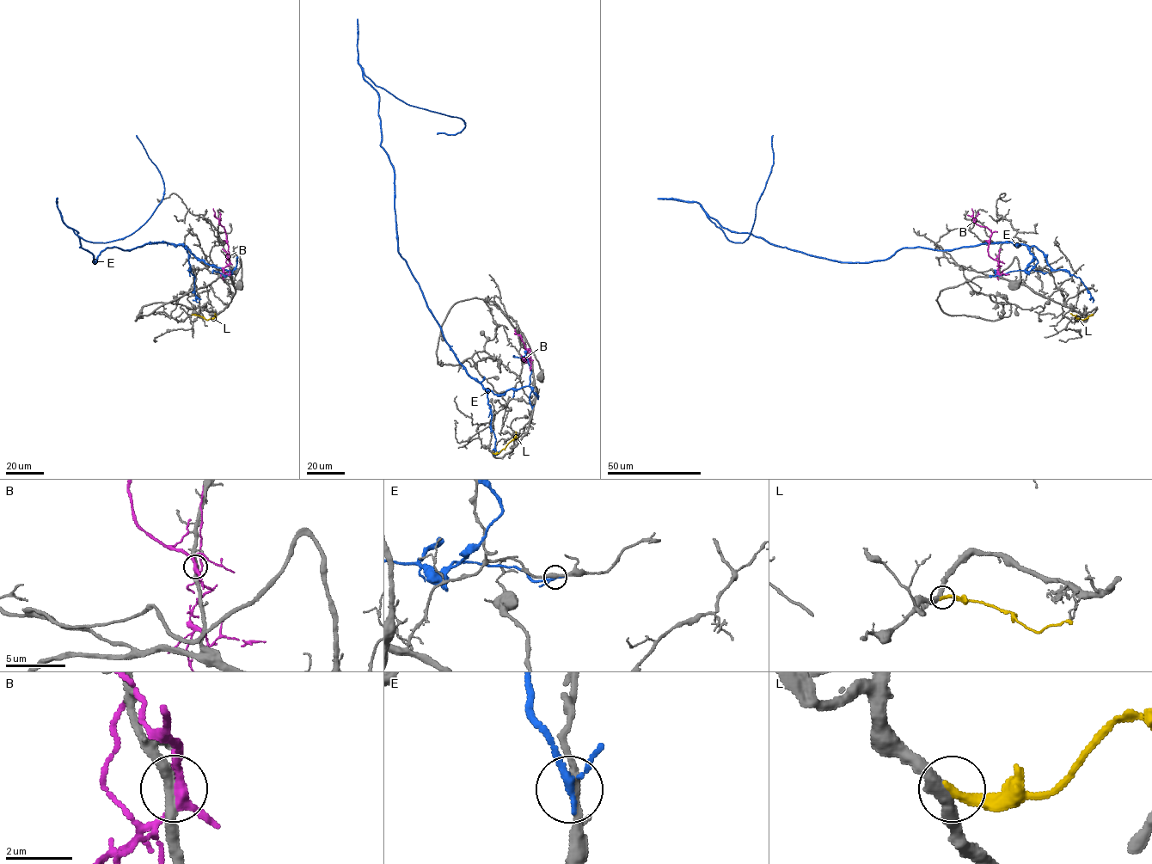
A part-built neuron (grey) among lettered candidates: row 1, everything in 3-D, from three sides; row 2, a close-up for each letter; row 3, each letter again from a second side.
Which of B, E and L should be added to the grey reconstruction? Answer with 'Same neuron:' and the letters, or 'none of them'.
Same neuron: none of them

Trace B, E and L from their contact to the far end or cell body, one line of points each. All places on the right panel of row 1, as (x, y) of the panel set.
B: (998, 262), (989, 254), (991, 232), (975, 223), (971, 208)
E: (1046, 272), (1025, 271), (1033, 255), (1013, 242), (839, 262), (707, 215), (732, 242), (750, 235), (773, 135)
L: (1092, 315), (1081, 320), (1070, 313)

